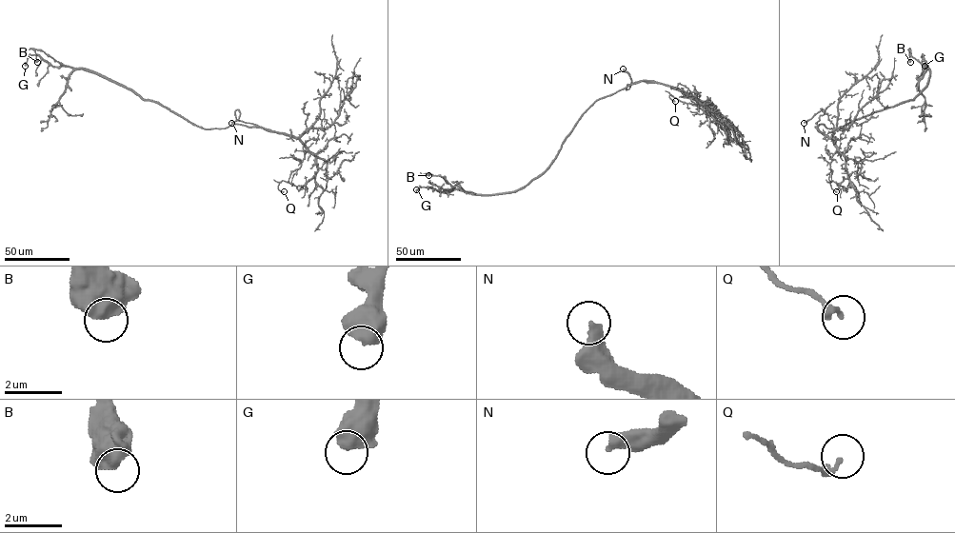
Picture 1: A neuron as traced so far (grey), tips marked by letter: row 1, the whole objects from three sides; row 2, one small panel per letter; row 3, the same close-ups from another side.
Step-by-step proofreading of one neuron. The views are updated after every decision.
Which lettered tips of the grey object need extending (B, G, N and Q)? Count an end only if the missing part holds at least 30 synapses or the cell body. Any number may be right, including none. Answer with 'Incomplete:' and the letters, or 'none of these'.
Incomplete: N

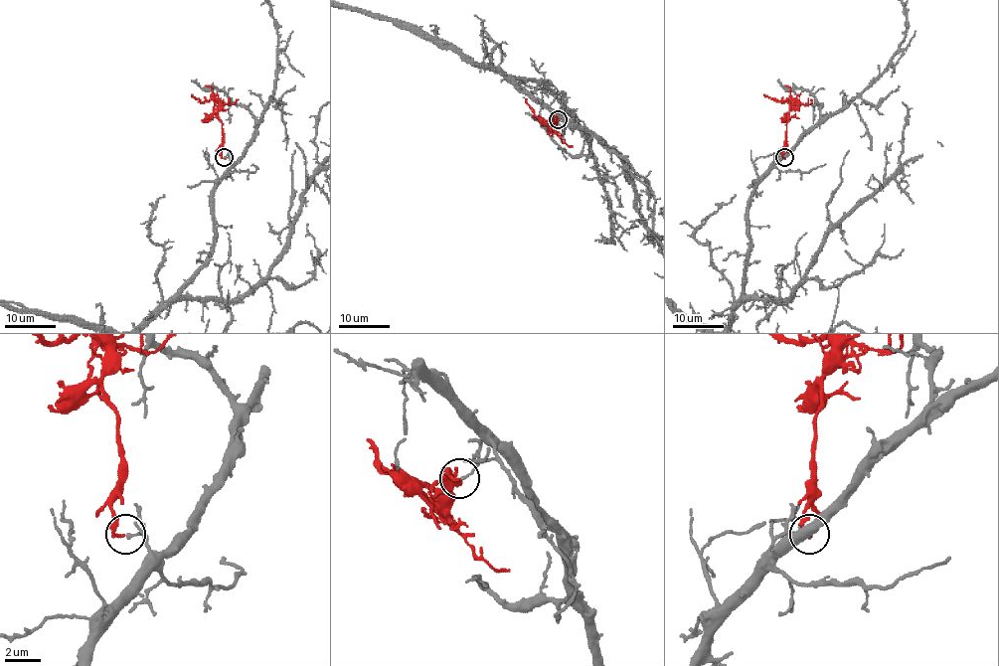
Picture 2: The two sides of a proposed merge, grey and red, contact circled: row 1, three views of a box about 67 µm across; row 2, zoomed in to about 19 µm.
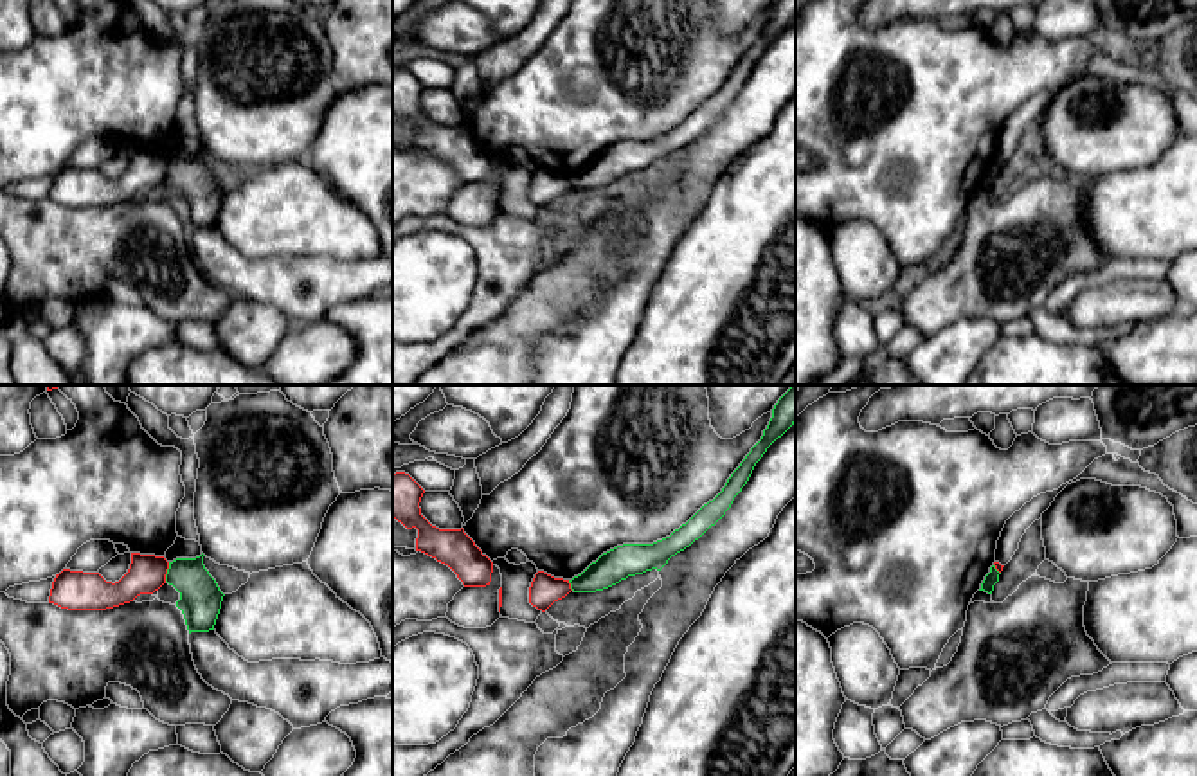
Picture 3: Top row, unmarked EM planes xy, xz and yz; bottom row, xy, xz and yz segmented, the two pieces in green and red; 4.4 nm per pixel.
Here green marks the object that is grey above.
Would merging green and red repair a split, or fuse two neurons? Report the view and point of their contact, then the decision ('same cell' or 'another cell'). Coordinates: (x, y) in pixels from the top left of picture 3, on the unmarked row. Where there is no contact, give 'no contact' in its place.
xy (168, 168) | another cell

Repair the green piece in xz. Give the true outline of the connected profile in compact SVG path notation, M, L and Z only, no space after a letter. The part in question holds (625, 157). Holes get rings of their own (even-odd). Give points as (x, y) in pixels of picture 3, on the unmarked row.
M776 0L761 36L751 45L713 97L704 101L686 121L662 137L653 140L623 140L603 149L581 171L569 176L571 185L574 189L596 189L628 173L643 171L652 166L661 167L671 153L689 144L725 112L734 94L747 81L756 59L794 20L796 0Z

